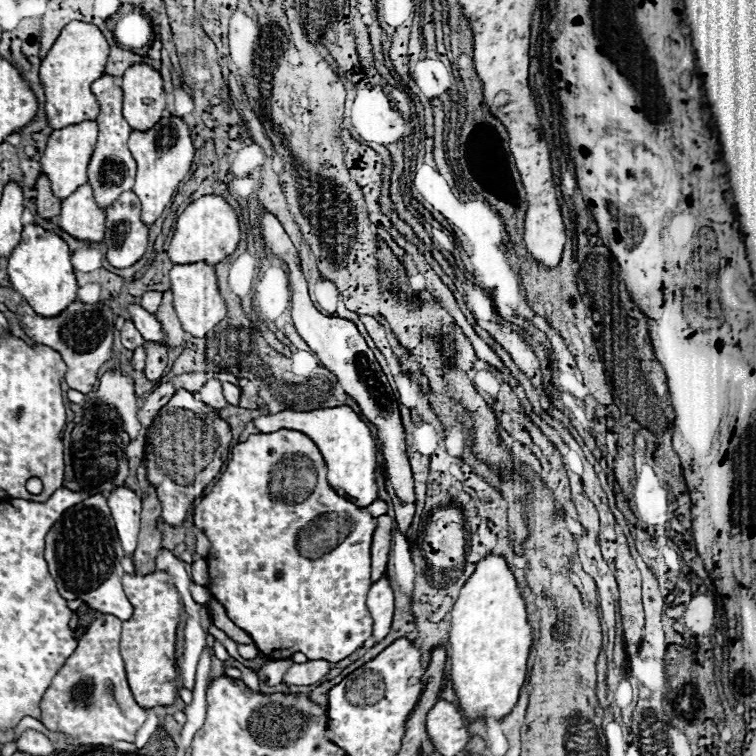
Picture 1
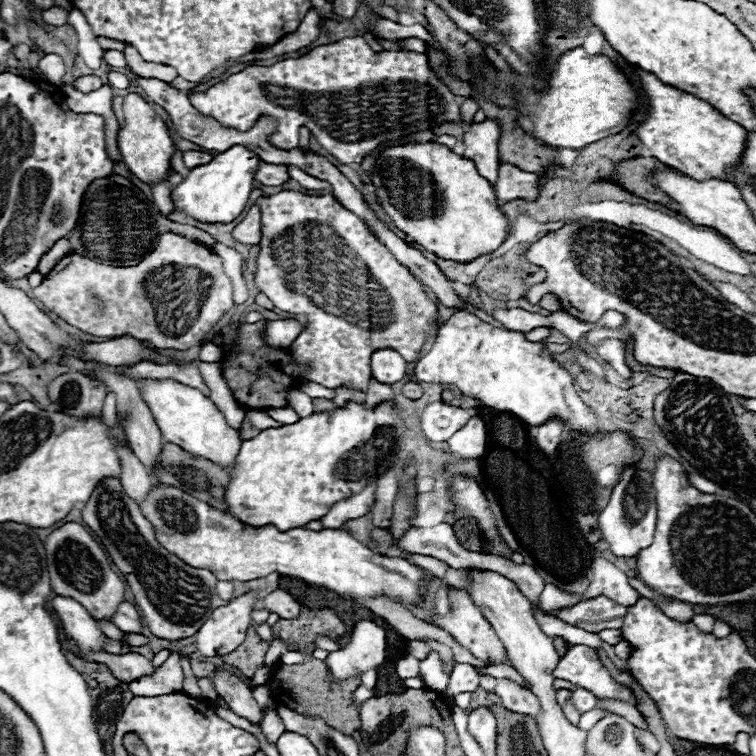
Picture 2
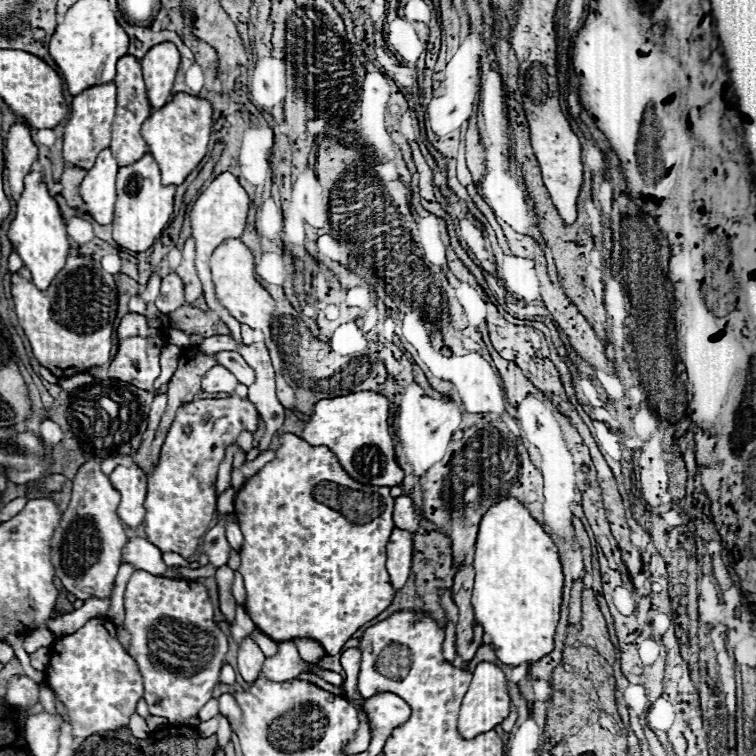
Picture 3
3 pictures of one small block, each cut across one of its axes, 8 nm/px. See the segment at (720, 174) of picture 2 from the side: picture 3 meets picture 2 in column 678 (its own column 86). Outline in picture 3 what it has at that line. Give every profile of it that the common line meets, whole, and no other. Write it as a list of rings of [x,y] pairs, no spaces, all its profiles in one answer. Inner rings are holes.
[[[112,82],[102,86],[92,86],[82,94],[74,96],[70,118],[64,126],[62,156],[68,166],[78,166],[84,170],[90,170],[94,166],[98,152],[110,146],[110,124],[114,120],[114,110],[116,110],[116,88]]]

